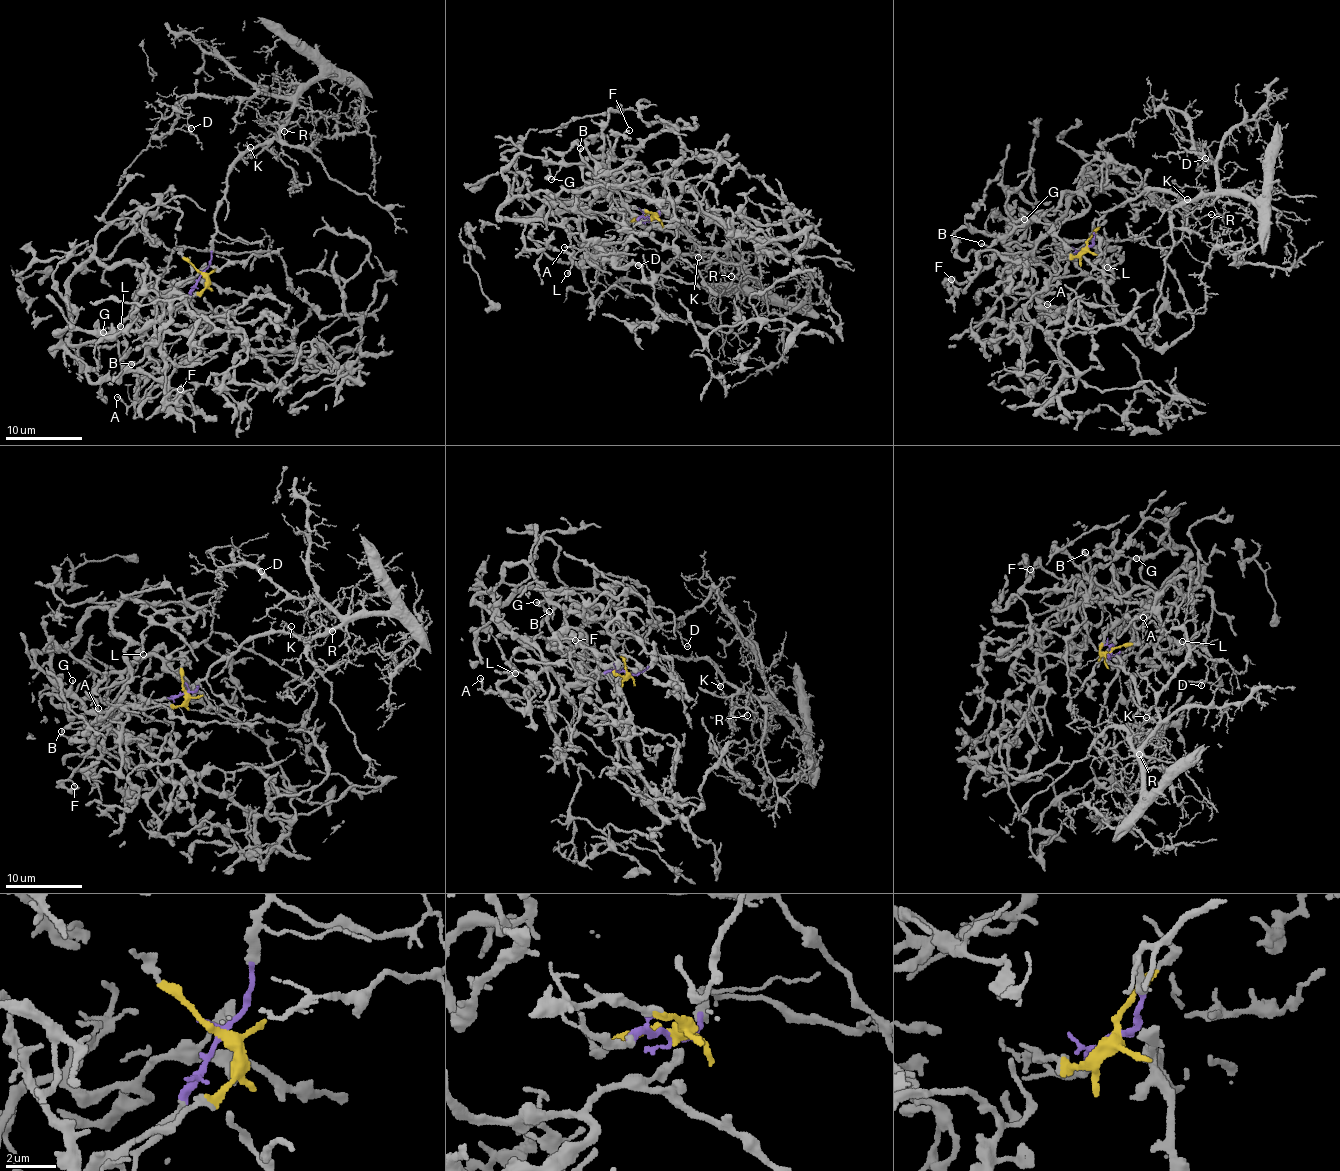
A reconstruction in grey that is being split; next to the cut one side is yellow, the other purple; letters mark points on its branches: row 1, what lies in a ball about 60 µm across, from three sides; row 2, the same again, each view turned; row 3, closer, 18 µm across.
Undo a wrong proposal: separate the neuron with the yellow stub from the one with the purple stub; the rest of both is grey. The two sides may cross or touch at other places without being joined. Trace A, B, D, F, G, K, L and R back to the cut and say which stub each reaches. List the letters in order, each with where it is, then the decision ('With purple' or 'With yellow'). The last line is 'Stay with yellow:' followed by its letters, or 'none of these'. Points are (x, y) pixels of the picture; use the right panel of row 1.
A: Place: (1047, 304). With yellow
B: Place: (981, 243). With yellow
D: Place: (1205, 158). With purple
F: Place: (951, 279). With yellow
G: Place: (1024, 219). With yellow
K: Place: (1187, 199). With purple
L: Place: (1107, 267). With yellow
R: Place: (1211, 214). With purple
Stay with yellow: A, B, F, G, L

